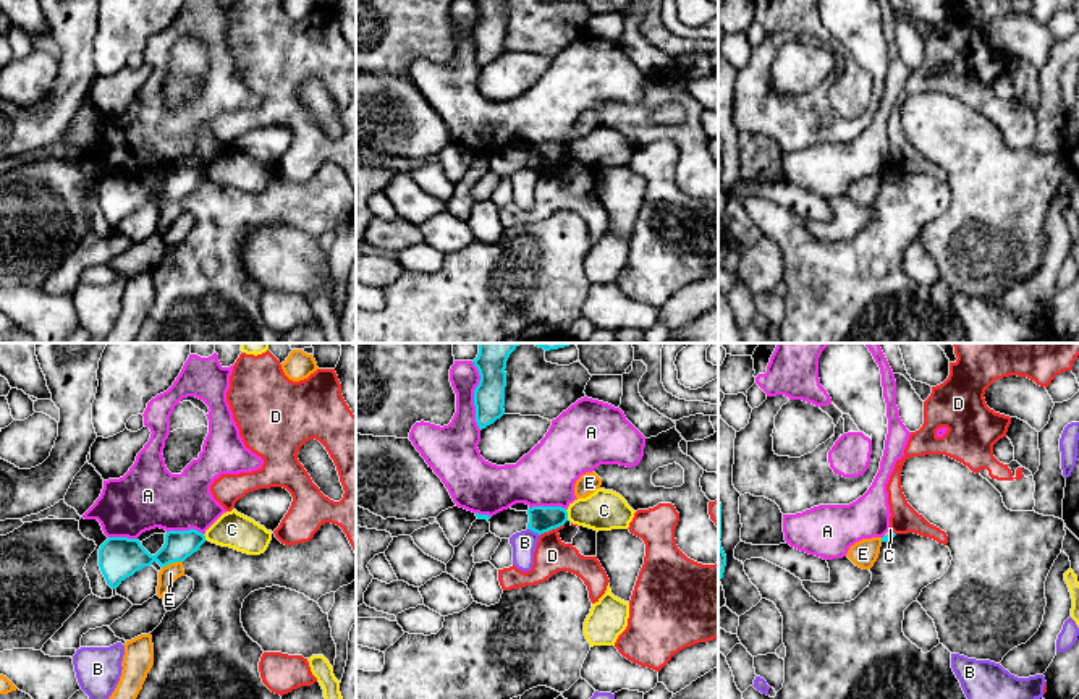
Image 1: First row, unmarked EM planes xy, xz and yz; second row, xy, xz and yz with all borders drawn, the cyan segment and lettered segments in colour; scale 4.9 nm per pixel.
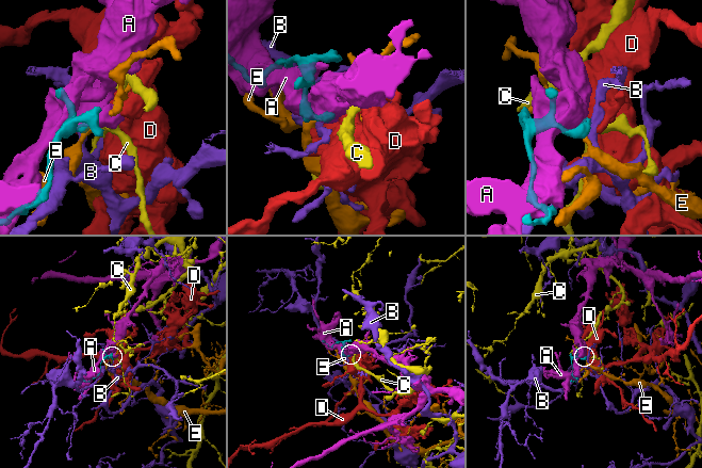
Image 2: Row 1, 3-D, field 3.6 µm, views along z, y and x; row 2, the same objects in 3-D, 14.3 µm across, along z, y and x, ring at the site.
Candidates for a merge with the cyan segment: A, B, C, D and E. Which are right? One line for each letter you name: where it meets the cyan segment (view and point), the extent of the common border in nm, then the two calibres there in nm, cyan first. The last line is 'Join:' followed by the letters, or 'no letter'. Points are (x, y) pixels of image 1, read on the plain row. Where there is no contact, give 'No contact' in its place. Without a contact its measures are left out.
Join: no letter

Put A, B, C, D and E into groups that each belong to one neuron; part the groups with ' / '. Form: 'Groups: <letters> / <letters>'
Groups: A / B / C / D / E

